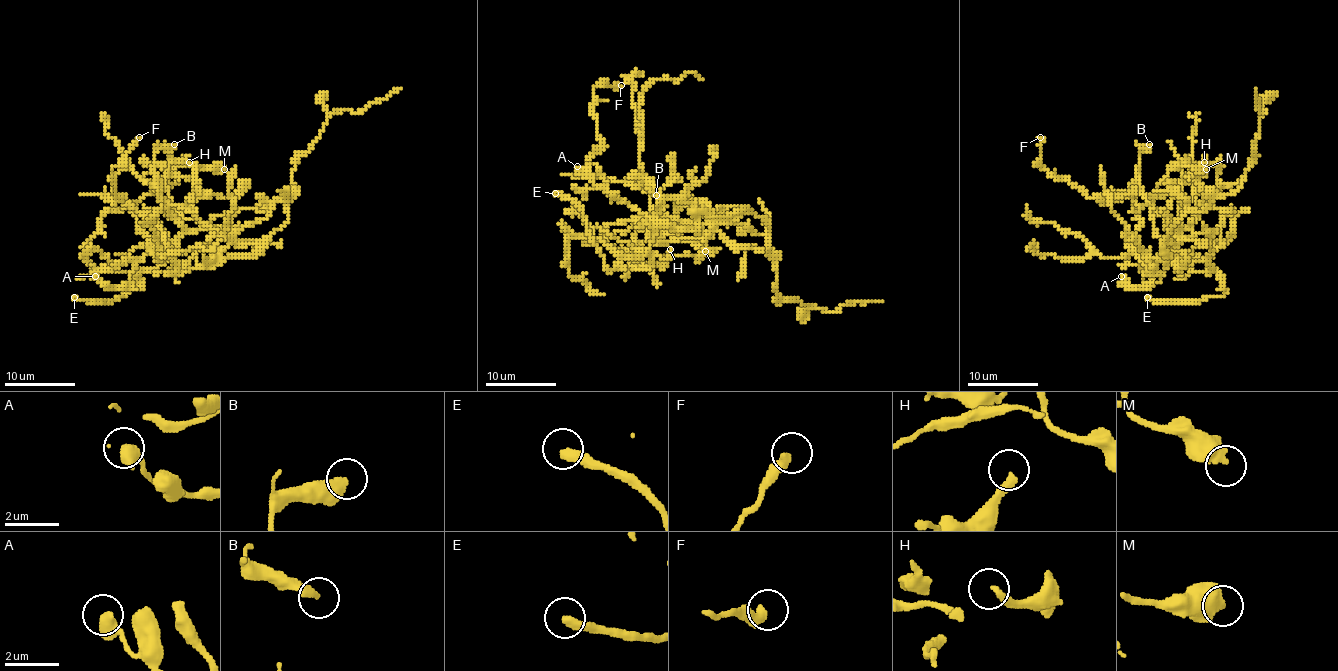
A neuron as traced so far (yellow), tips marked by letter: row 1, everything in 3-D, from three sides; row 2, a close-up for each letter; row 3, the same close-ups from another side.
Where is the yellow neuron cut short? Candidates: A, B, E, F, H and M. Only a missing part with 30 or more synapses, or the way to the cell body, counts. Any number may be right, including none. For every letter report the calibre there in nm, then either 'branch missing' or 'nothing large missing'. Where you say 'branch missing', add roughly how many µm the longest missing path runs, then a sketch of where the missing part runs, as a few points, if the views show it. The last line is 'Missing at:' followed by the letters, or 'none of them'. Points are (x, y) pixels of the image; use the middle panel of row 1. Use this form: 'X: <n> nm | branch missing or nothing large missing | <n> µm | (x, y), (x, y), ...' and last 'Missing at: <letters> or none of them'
A: 550 nm | nothing large missing
B: 340 nm | nothing large missing
E: 340 nm | branch missing | 6 µm | (555, 193), (534, 191), (538, 193)
F: 380 nm | nothing large missing
H: 280 nm | nothing large missing
M: 480 nm | nothing large missing
Missing at: E

